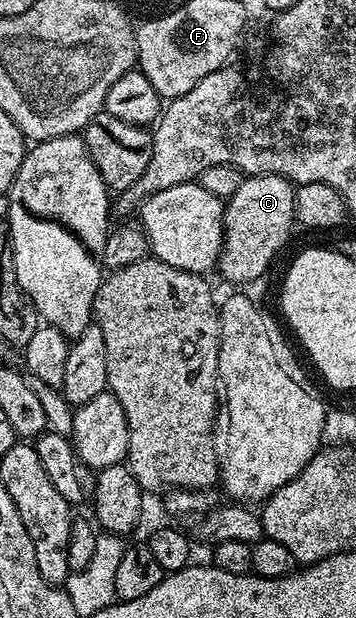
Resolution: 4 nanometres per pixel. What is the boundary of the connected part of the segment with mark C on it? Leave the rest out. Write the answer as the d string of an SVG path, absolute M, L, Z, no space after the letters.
M255 175L245 176L244 182L238 187L238 191L234 191L232 197L227 198L224 207L224 250L220 252L220 260L218 262L218 273L221 273L228 281L256 281L268 269L268 264L275 259L280 253L280 248L288 241L288 236L292 233L292 225L297 224L296 208L294 207L294 199L296 198L296 190L293 182L287 181L285 177L278 175L262 175L257 177Z

